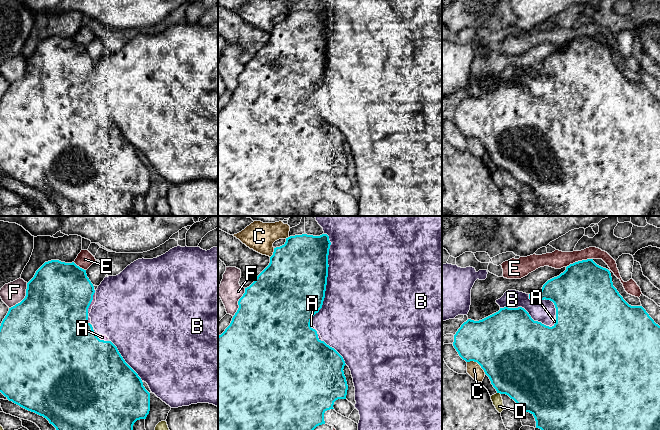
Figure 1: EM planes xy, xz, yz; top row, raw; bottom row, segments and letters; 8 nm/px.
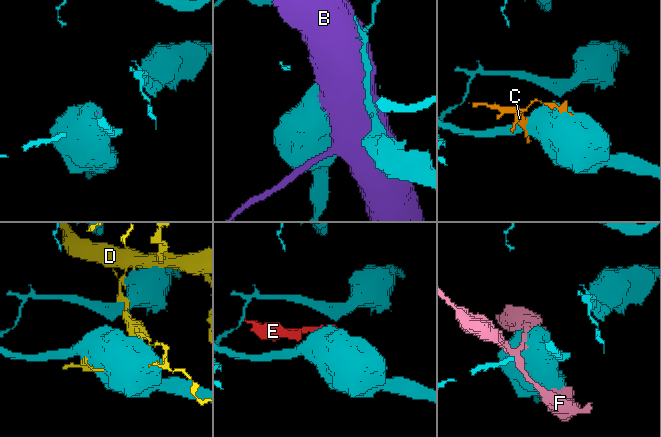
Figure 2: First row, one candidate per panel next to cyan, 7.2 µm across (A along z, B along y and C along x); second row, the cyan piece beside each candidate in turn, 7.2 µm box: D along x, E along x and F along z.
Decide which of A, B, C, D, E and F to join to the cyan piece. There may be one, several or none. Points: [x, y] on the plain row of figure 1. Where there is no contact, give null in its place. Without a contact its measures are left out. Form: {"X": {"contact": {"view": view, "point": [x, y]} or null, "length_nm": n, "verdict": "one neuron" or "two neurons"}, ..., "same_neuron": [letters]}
{"A": {"contact": {"view": "xy", "point": [87, 94]}, "length_nm": 460, "verdict": "one neuron"}, "B": {"contact": {"view": "xz", "point": [326, 54]}, "length_nm": 750, "verdict": "two neurons"}, "C": {"contact": {"view": "yz", "point": [477, 138]}, "length_nm": 180, "verdict": "two neurons"}, "D": {"contact": {"view": "yz", "point": [499, 168]}, "length_nm": 40, "verdict": "two neurons"}, "E": {"contact": {"view": "yz", "point": [579, 37]}, "length_nm": 220, "verdict": "two neurons"}, "F": {"contact": {"view": "xy", "point": [24, 74]}, "length_nm": 260, "verdict": "two neurons"}, "same_neuron": ["A"]}

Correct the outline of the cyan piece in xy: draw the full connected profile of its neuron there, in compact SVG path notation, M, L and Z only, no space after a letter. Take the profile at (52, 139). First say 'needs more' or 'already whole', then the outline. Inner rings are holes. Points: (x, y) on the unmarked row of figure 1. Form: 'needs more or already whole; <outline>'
needs more; M59 36L45 38L27 59L25 74L9 87L0 102L0 168L13 179L46 194L58 207L58 216L129 216L137 196L146 195L150 187L150 169L138 150L125 138L117 123L106 111L99 110L91 100L89 89L96 78L96 66L86 46L74 38Z

